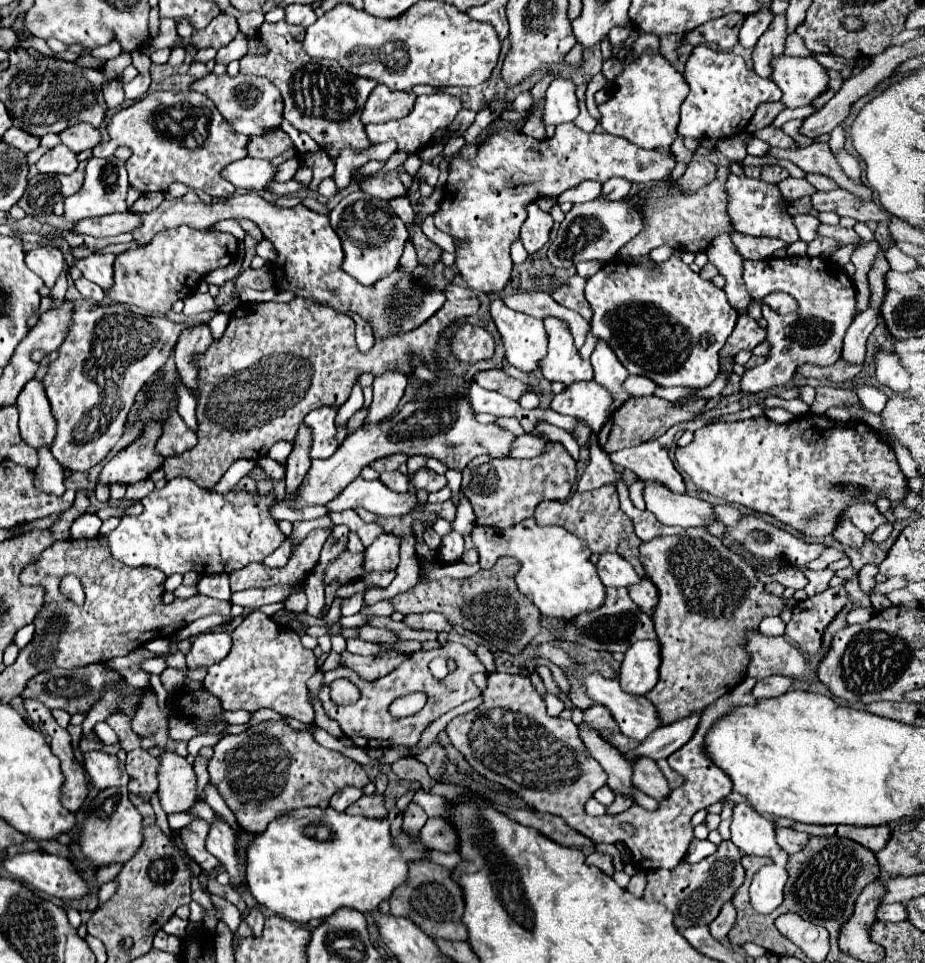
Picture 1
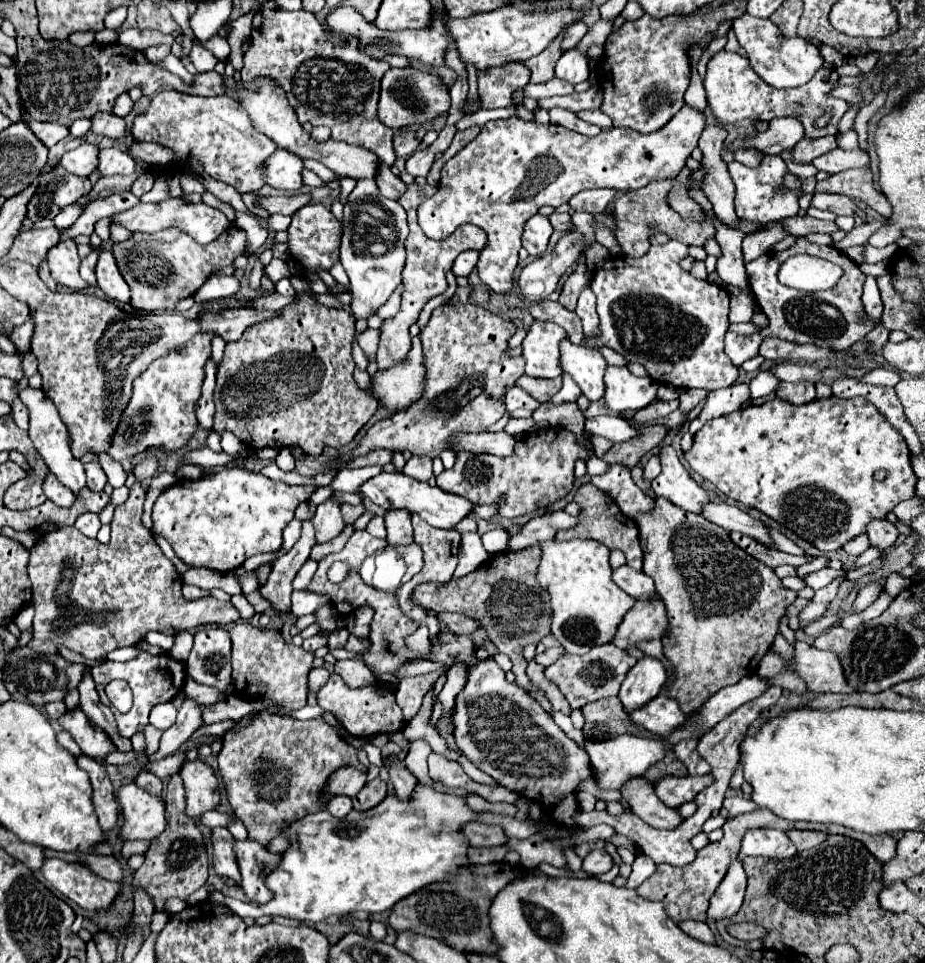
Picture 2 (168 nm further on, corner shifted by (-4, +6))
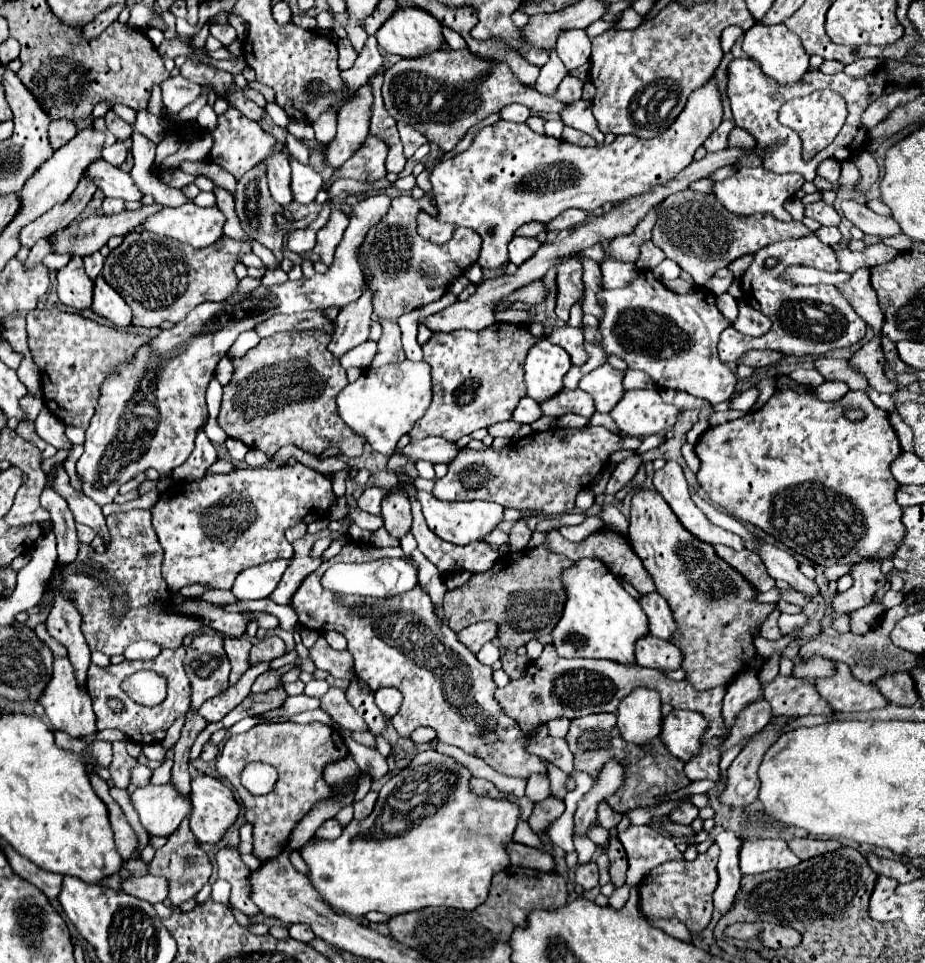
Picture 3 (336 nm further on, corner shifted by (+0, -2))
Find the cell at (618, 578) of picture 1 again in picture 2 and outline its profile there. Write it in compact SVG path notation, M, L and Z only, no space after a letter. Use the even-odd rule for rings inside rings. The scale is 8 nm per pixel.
M628 565L620 567L620 569L614 569L614 581L616 585L620 585L630 597L638 599L638 601L656 601L660 599L660 595L656 593L656 587L654 587L654 581L642 573L642 571L634 571L630 569Z

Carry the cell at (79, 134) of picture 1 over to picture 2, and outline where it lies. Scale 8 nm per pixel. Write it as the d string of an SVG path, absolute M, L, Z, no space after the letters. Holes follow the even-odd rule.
M96 113L94 115L94 125L92 125L92 133L98 137L112 137L112 139L122 139L128 133L128 125L122 117L114 115L114 113Z

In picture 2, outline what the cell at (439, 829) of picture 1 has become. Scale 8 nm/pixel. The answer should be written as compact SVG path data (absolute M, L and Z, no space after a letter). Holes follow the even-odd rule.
M470 823L470 825L464 825L464 835L470 839L474 847L496 847L496 845L508 843L504 829L498 825Z

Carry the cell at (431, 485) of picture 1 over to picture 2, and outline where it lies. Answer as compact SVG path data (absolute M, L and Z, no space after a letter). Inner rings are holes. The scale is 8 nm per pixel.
M550 427L536 435L528 435L518 441L512 457L494 457L486 453L458 453L456 463L450 471L442 471L436 481L442 491L462 495L478 505L496 503L504 495L500 515L506 519L516 519L566 497L574 487L574 463L578 459L586 461L592 449L580 445L572 431L564 427Z

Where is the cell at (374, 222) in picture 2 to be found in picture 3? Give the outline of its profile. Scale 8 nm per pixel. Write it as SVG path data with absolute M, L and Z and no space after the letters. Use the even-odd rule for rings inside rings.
M360 247L356 251L356 259L364 271L364 287L362 287L362 295L344 305L336 317L336 329L332 333L332 341L328 343L328 349L336 355L342 357L348 349L364 343L370 335L370 323L372 323L372 299L374 299L374 291L372 291L372 271L368 267L364 267L364 257L360 255Z

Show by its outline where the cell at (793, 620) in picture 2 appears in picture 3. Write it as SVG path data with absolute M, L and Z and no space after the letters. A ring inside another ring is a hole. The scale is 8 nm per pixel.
M774 609L770 615L768 615L768 619L762 623L762 627L760 627L760 635L762 637L766 637L766 639L782 639L782 633L780 633L780 629L778 629L778 617L780 617L780 611L778 609Z

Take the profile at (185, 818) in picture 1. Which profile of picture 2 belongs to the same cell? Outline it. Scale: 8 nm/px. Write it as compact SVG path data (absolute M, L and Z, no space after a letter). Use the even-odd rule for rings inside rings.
M208 811L200 817L200 823L202 825L208 825L208 827L228 827L232 821L230 821L230 813L220 813L220 811Z

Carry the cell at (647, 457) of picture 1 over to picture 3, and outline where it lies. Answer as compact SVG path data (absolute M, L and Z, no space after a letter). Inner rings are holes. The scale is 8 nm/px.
M666 461L666 465L658 471L658 477L654 479L656 491L664 497L664 501L670 505L670 509L676 513L680 523L700 541L706 541L710 545L722 543L732 547L734 551L744 549L742 537L714 525L690 499L690 489L684 479L682 467L676 461Z

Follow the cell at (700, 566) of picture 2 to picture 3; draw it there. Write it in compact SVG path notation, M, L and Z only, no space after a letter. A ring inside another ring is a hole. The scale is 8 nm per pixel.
M640 489L632 497L628 539L654 579L656 591L672 609L676 621L672 641L684 655L682 669L686 671L686 681L698 691L732 683L746 669L744 661L758 657L754 647L756 635L750 631L760 629L776 603L760 603L756 599L758 589L720 559L712 545L692 537L662 497L650 489Z

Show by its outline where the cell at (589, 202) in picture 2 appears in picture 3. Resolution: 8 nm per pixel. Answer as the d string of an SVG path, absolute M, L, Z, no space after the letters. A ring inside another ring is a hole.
M566 209L562 211L552 223L548 223L548 229L558 229L558 231L564 231L566 227L570 225L582 225L590 219L590 213L584 211L584 209Z

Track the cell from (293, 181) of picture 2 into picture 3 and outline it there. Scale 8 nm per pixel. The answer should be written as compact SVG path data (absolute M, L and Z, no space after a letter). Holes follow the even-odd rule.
M290 157L290 191L296 203L310 203L314 201L318 189L322 187L322 177L310 167L298 163L298 159Z

